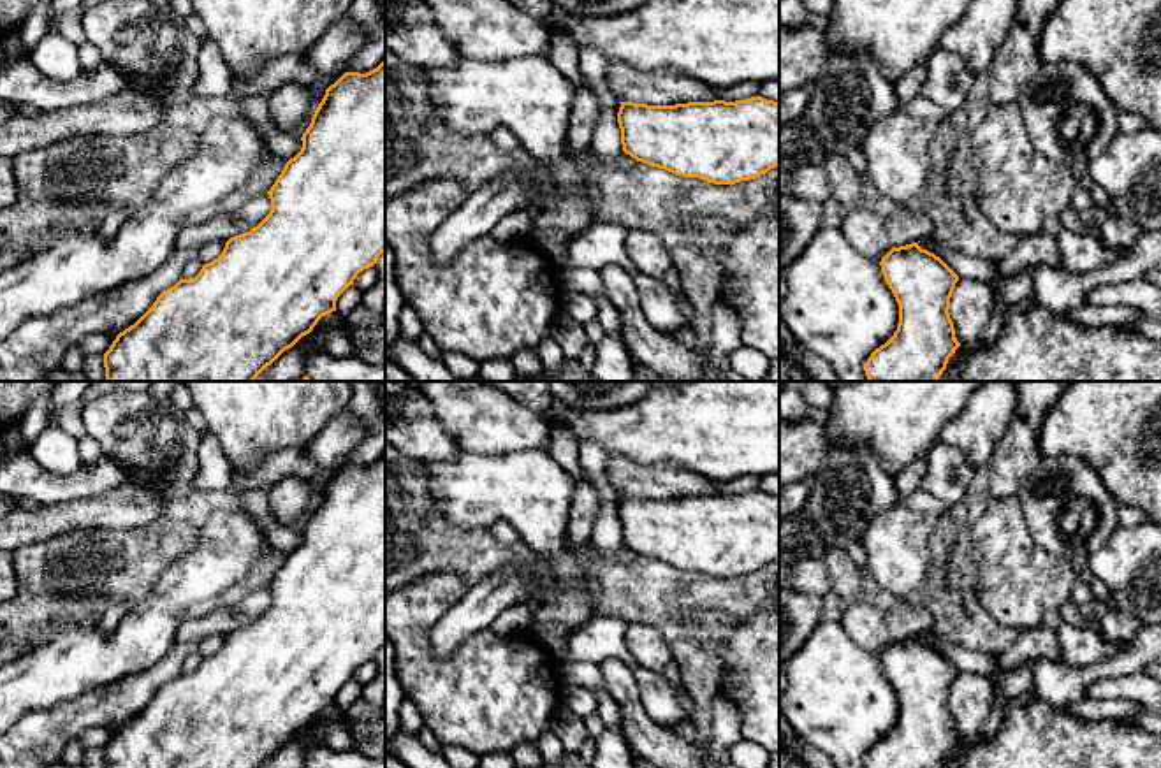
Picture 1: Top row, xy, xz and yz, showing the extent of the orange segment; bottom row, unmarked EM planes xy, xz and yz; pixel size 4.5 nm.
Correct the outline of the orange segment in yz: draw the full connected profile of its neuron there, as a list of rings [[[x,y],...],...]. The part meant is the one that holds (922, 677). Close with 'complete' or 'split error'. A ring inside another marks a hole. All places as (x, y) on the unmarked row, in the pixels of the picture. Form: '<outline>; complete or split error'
[[[918,636],[894,640],[880,659],[899,698],[899,717],[894,729],[867,752],[865,768],[943,768],[948,752],[960,740],[948,706],[959,670],[939,650],[922,643]]]; complete

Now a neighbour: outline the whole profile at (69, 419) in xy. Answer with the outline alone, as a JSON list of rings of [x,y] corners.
[[[79,401],[63,406],[56,417],[56,422],[58,429],[72,436],[76,441],[79,441],[86,432],[83,424],[83,408]]]

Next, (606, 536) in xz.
[[[580,441],[579,460],[584,467],[586,482],[598,490],[602,501],[589,541],[600,554],[605,555],[614,554],[623,547],[621,522],[616,506],[616,497],[619,494],[605,476],[607,459],[607,453],[596,441]]]

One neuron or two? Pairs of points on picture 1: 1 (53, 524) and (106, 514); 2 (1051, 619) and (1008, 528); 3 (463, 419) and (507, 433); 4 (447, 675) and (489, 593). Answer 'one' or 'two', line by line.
1: one
2: two
3: one
4: two

